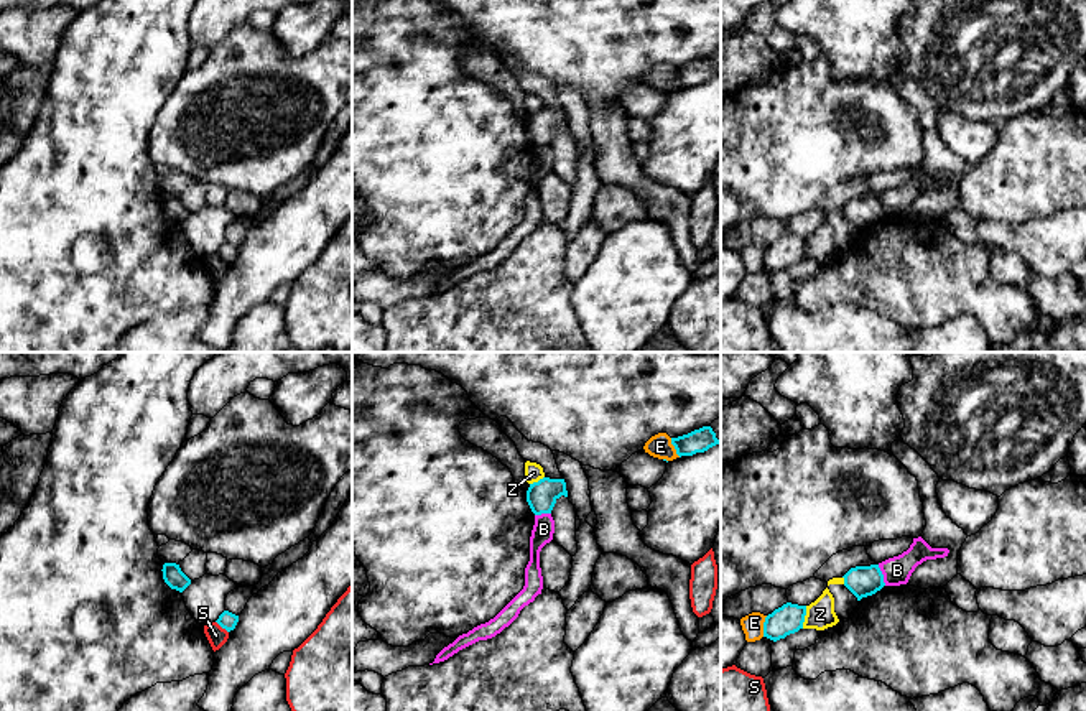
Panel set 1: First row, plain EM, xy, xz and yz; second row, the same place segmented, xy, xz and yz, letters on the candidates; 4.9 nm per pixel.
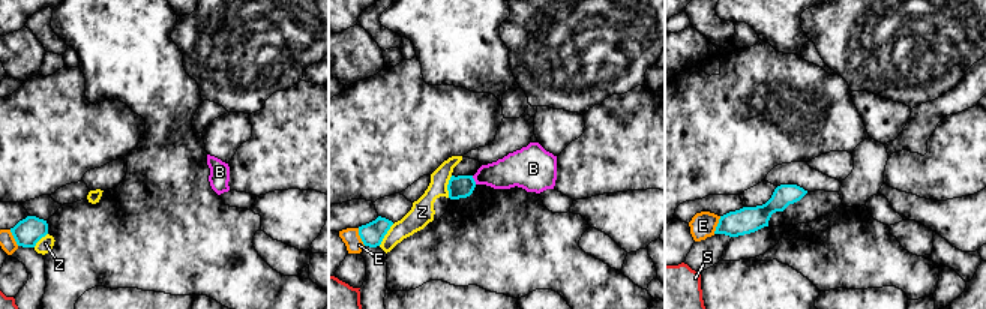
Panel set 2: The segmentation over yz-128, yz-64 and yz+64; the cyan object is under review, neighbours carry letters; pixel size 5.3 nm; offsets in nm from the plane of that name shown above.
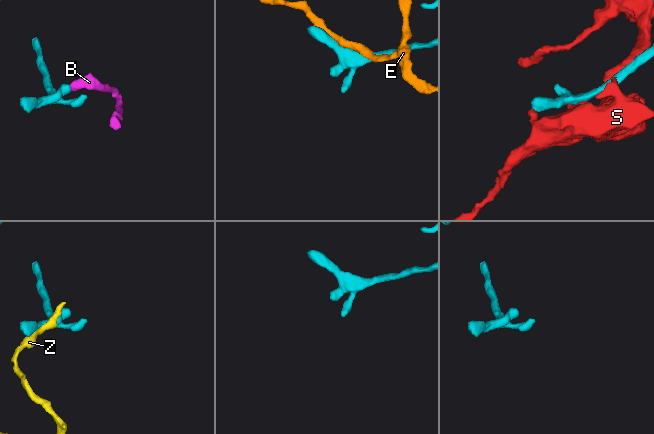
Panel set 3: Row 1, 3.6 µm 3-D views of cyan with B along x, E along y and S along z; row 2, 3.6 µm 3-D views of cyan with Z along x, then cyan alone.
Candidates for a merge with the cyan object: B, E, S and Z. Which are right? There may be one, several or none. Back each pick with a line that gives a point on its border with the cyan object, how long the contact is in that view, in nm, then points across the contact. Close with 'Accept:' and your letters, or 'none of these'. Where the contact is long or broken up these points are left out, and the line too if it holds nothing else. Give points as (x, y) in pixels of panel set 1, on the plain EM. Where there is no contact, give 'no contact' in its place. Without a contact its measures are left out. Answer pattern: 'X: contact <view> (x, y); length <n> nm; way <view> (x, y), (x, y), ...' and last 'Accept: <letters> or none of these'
Accept: none of these

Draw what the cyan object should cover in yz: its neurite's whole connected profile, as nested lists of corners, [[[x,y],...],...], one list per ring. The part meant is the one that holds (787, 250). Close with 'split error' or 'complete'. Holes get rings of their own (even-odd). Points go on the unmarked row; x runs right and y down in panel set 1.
[[[787,234],[765,249],[763,268],[777,273],[803,260],[806,237]]]; complete

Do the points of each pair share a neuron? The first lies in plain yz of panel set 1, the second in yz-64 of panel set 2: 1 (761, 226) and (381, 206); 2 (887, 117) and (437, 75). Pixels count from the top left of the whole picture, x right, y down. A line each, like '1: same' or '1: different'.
1: different
2: different

